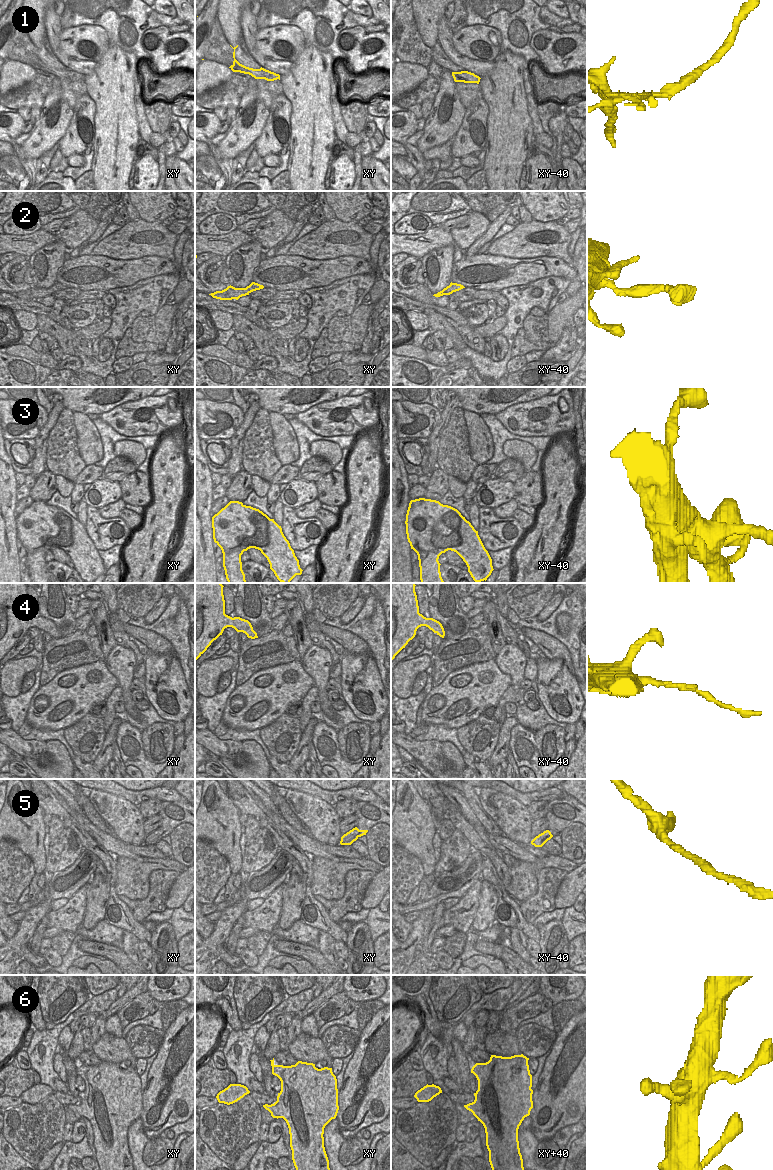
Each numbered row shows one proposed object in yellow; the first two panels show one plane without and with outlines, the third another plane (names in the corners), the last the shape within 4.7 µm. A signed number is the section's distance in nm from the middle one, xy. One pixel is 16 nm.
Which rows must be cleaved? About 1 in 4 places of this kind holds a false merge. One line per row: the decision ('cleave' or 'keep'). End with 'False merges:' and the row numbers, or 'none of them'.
1: cleave
2: keep
3: keep
4: cleave
5: keep
6: keep
False merges: 1, 4

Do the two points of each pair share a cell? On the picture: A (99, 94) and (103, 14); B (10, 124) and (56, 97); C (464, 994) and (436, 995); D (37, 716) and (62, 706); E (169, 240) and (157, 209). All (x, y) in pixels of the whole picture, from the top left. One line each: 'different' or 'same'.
A: different
B: different
C: same
D: same
E: different

